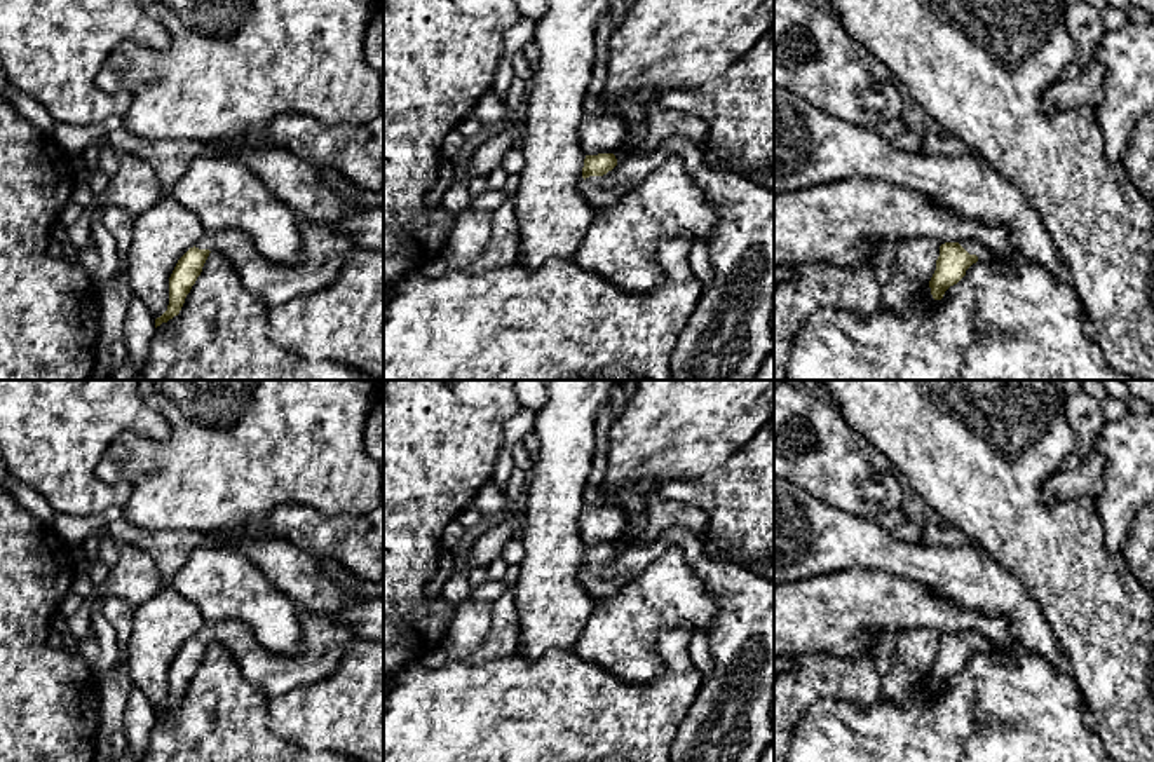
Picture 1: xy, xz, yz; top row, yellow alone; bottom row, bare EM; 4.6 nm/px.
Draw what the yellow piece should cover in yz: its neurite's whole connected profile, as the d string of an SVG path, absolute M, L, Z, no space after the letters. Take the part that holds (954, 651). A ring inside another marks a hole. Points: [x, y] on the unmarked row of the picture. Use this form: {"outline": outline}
{"outline": "M973 629L941 635L936 661L929 671L933 689L941 691L945 682L957 675L973 654L992 650L992 642Z"}

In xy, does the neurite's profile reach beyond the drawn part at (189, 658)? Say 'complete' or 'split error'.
split error

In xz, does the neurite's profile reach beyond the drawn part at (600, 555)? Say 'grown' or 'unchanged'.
grown

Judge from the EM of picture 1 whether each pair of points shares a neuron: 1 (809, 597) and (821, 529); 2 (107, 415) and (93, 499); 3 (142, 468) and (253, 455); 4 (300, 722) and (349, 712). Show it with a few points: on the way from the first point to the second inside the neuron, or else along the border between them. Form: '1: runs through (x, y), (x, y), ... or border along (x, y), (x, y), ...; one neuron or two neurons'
1: border along (853, 567), (792, 583); two neurons
2: runs through (86, 436), (84, 478); one neuron
3: runs through (169, 468), (222, 468), (225, 464); one neuron
4: runs through (312, 717), (337, 714); one neuron

